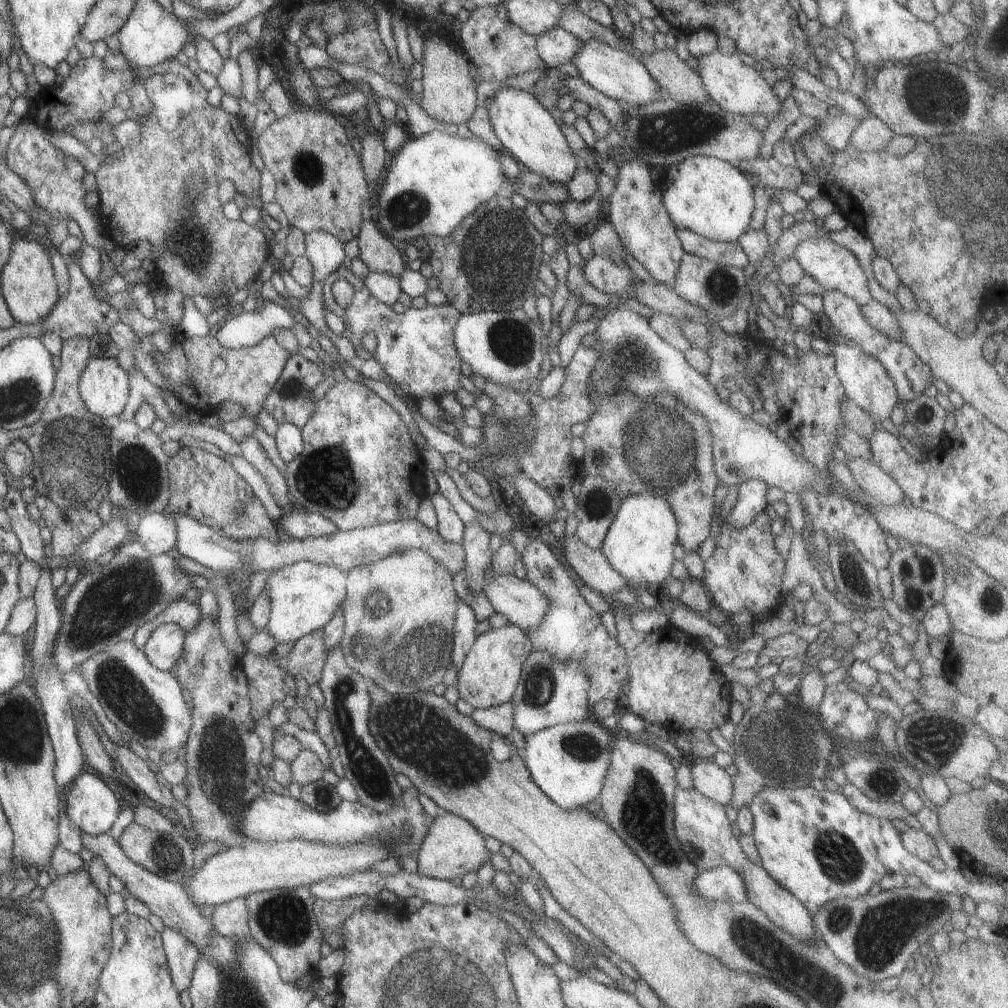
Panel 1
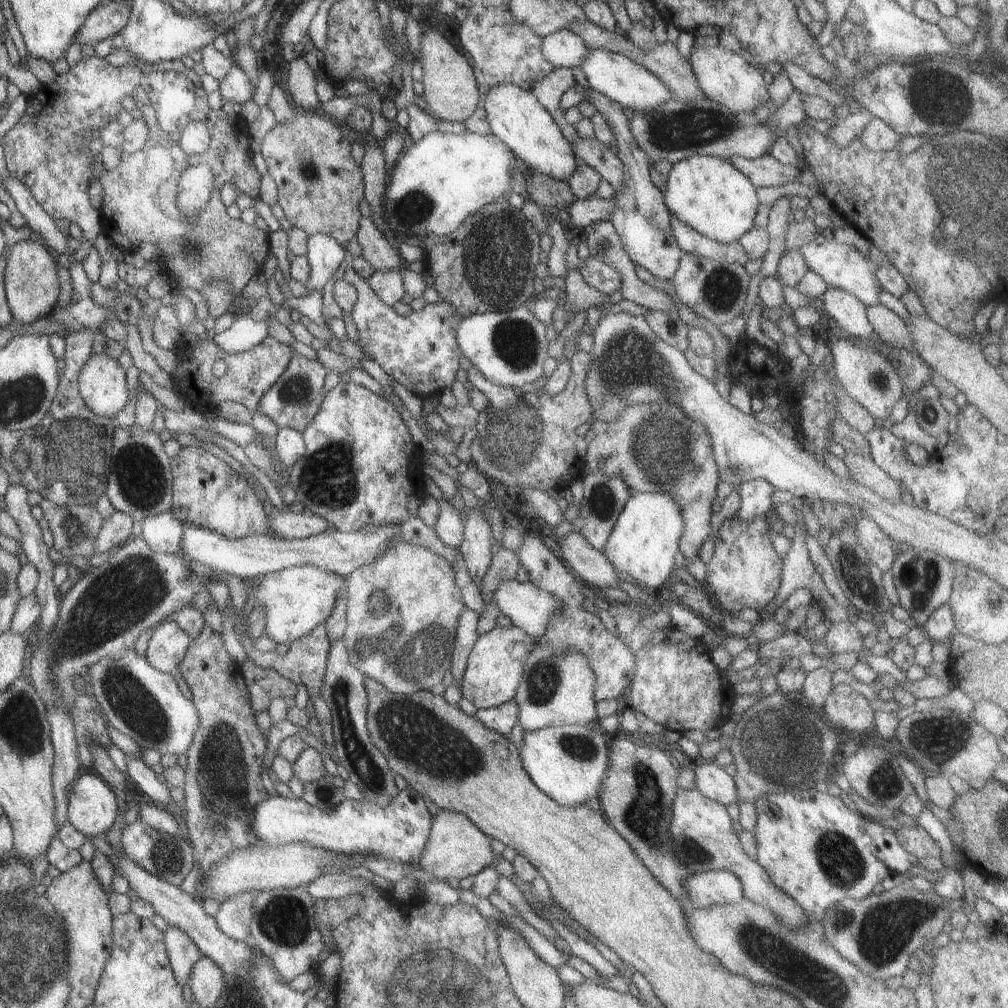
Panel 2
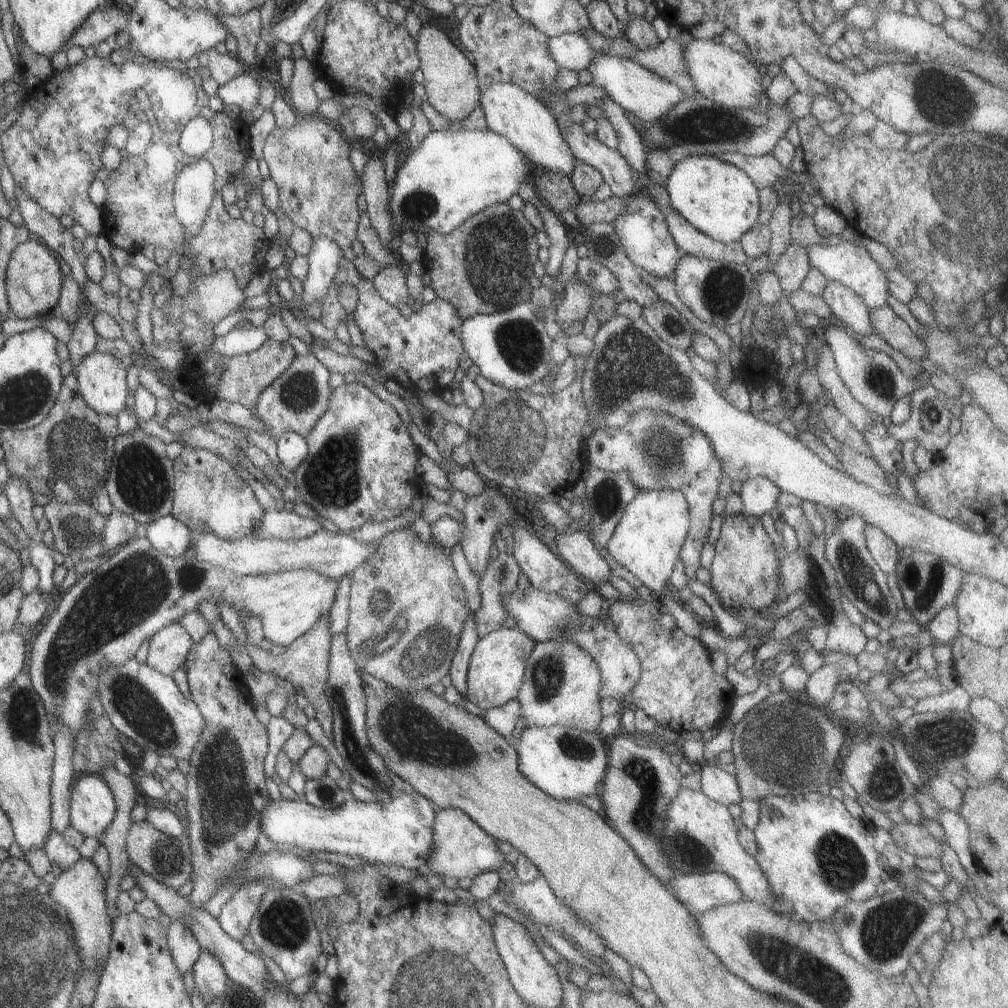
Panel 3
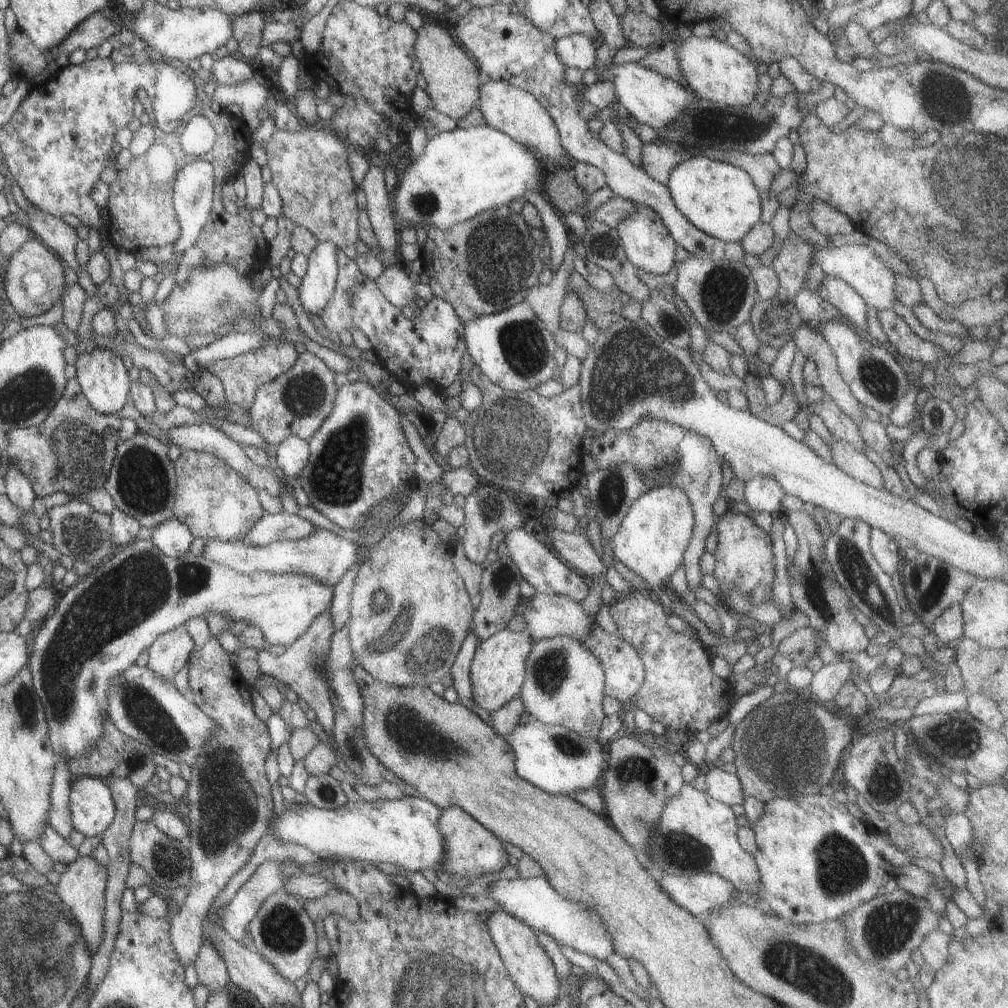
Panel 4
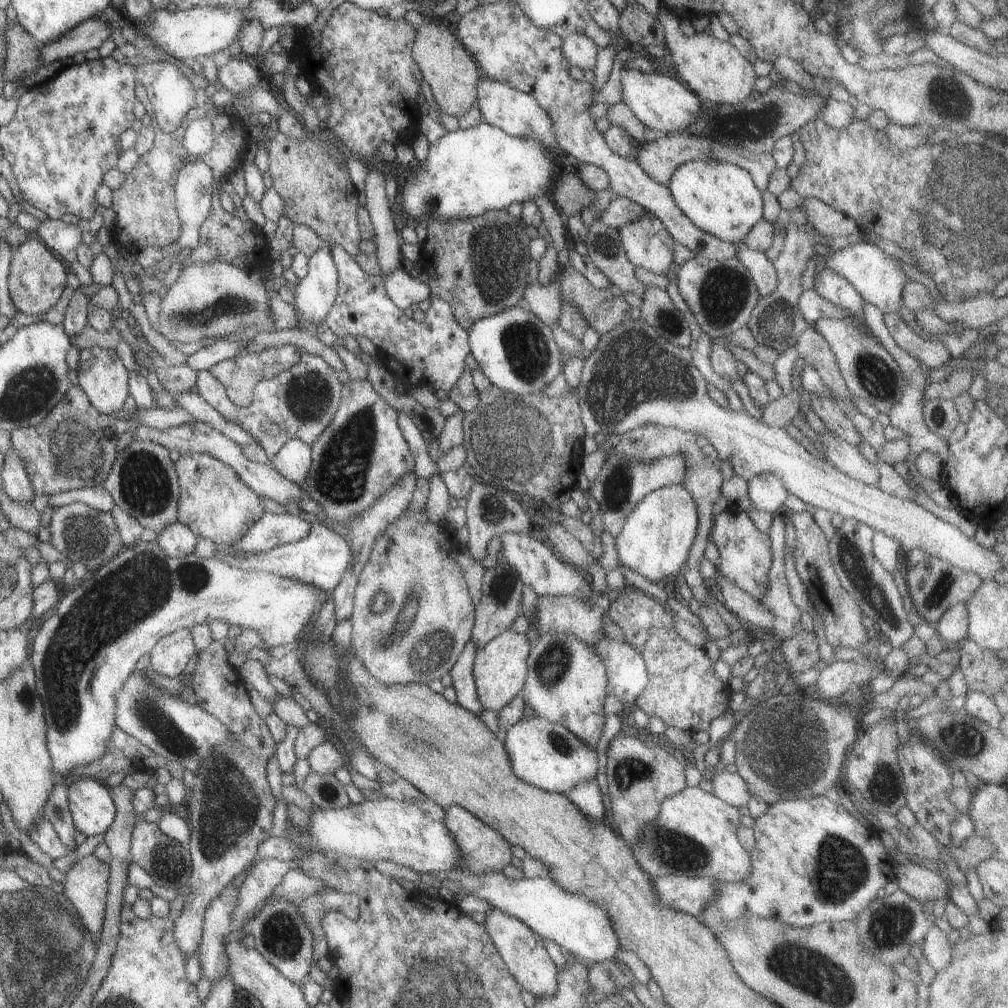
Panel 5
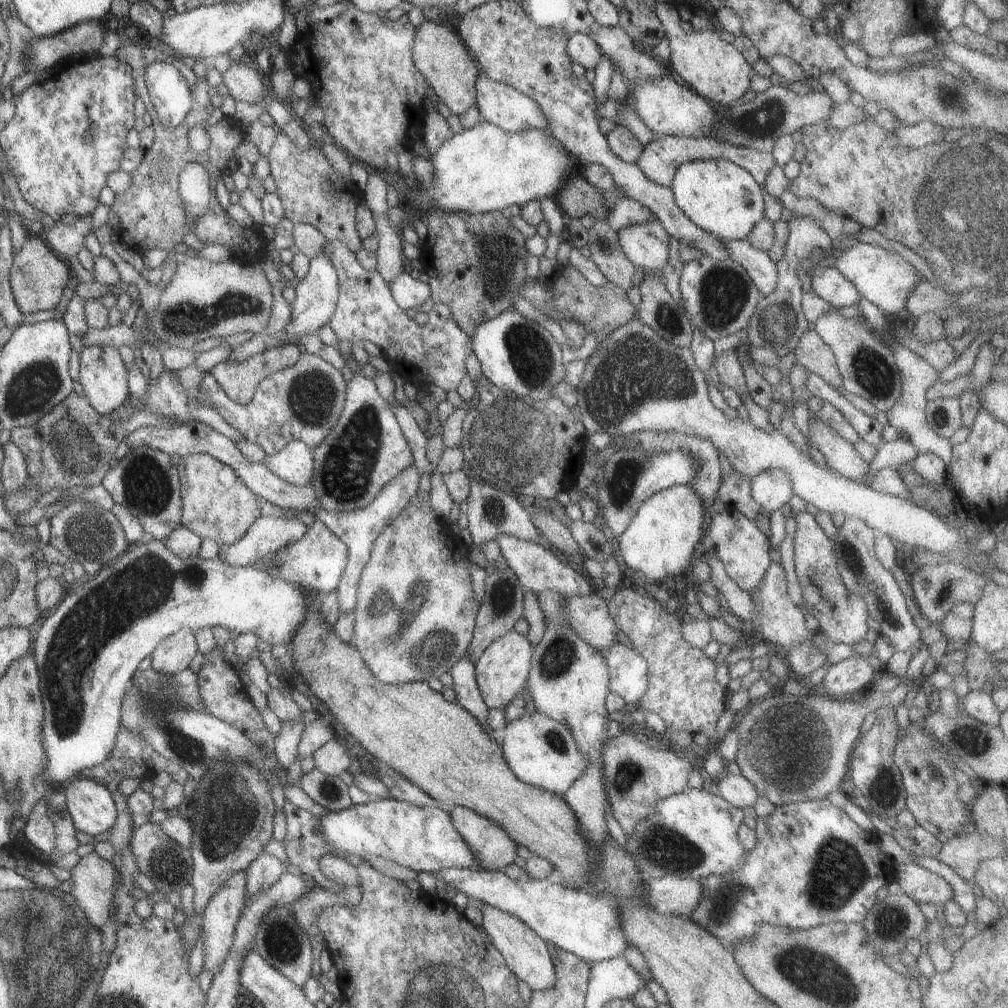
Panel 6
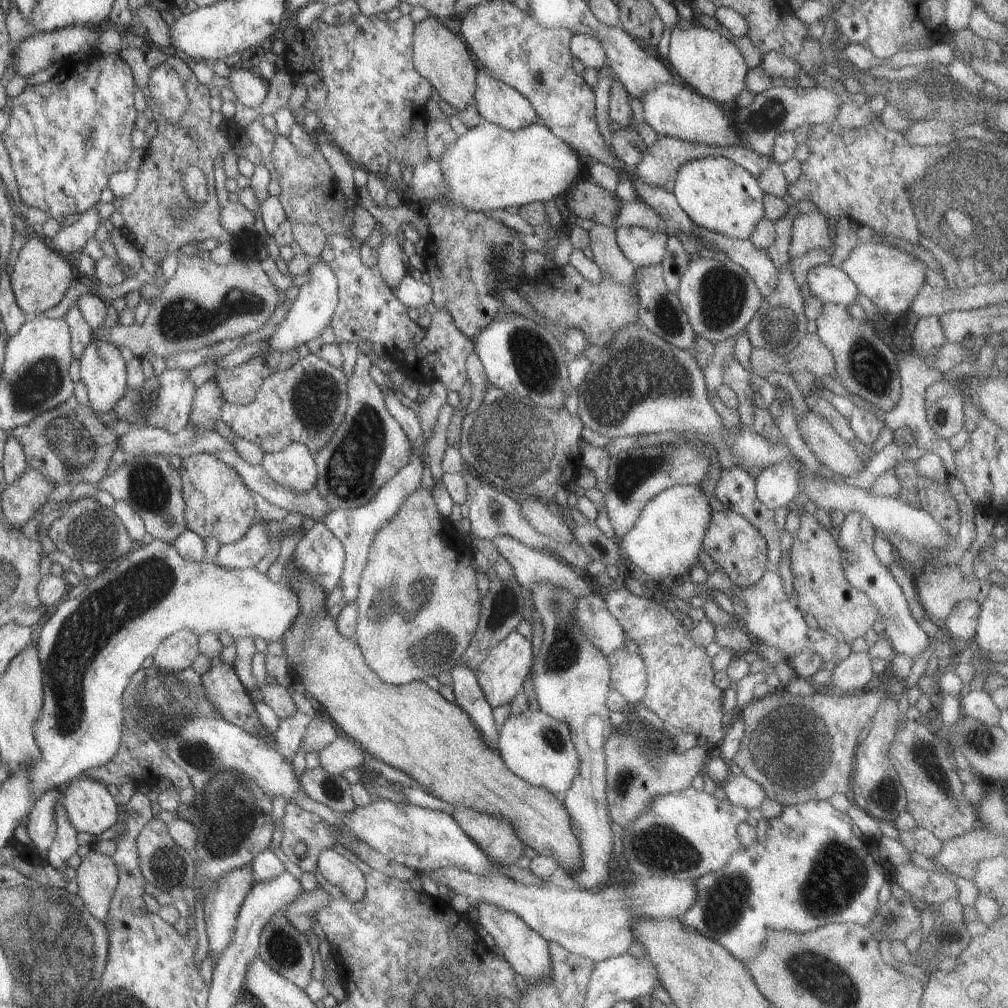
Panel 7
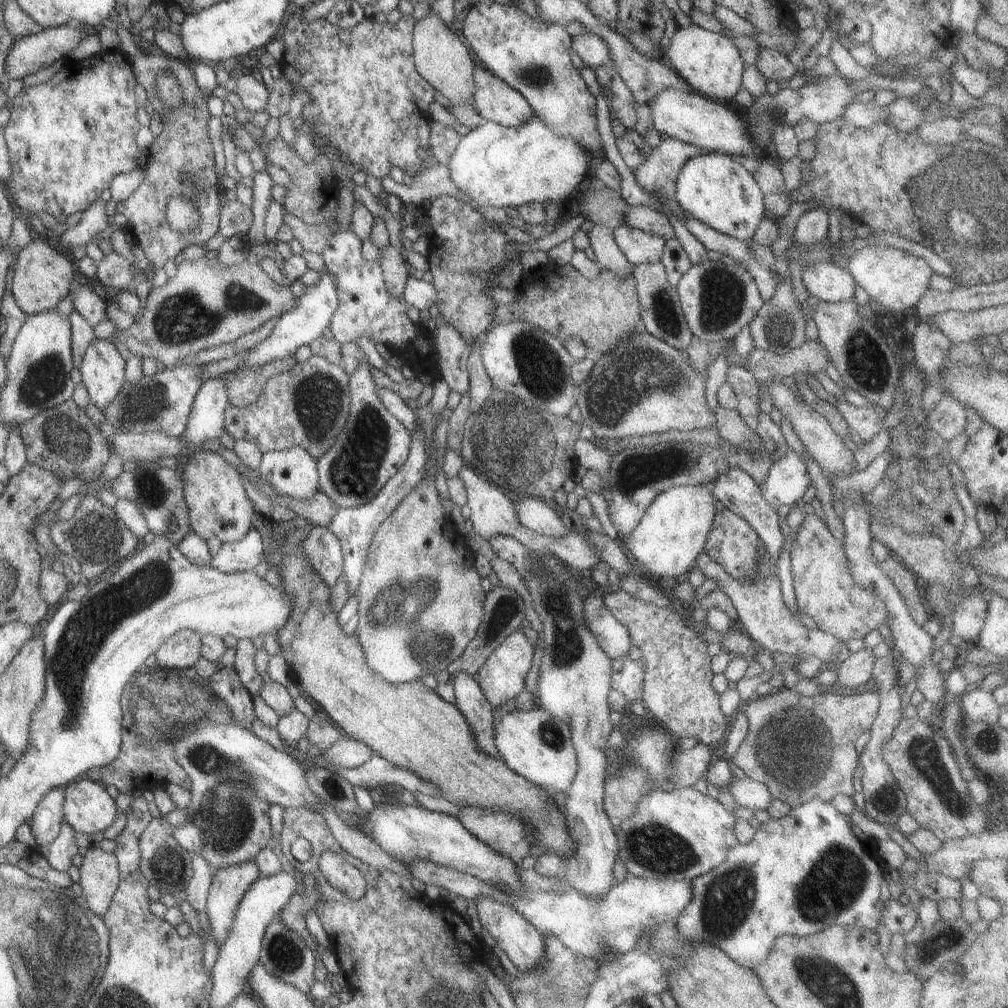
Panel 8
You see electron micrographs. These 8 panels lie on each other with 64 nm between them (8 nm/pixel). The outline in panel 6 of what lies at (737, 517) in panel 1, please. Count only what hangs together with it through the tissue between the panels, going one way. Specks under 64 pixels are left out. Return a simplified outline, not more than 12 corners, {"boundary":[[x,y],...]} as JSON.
{"boundary":[[781,469],[750,478],[751,498],[767,513],[786,509],[792,488]]}

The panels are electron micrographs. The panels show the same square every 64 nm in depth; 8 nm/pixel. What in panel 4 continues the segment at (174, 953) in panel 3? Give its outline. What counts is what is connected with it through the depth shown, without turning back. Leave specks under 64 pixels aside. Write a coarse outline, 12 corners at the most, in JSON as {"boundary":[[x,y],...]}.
{"boundary":[[215,637],[187,658],[215,724],[191,764],[190,878],[169,922],[186,968],[201,920],[272,814],[266,725]]}

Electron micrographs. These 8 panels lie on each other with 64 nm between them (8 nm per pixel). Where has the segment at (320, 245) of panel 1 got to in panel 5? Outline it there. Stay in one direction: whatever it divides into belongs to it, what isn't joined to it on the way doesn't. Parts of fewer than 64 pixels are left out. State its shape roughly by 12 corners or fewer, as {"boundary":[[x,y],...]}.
{"boundary":[[331,245],[308,258],[307,273],[291,286],[297,325],[317,325],[336,291]]}

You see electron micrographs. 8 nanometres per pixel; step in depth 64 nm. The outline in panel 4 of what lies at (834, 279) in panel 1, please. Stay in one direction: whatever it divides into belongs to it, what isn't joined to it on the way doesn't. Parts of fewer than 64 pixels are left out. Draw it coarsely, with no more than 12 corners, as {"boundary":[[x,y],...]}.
{"boundary":[[868,246],[811,252],[875,311],[892,309],[895,276]]}

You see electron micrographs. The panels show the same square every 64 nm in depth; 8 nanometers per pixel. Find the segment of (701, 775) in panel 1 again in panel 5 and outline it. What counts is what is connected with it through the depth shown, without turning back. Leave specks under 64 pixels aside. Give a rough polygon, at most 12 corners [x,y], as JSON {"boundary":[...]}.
{"boundary":[[721,767],[706,774],[711,794],[745,806],[749,792],[737,773]]}

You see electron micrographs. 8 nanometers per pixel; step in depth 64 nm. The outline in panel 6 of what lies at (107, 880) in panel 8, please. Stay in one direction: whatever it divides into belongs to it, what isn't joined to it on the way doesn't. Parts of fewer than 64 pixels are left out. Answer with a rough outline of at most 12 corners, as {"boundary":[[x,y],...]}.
{"boundary":[[95,851],[70,869],[87,922],[110,916],[116,870]]}

